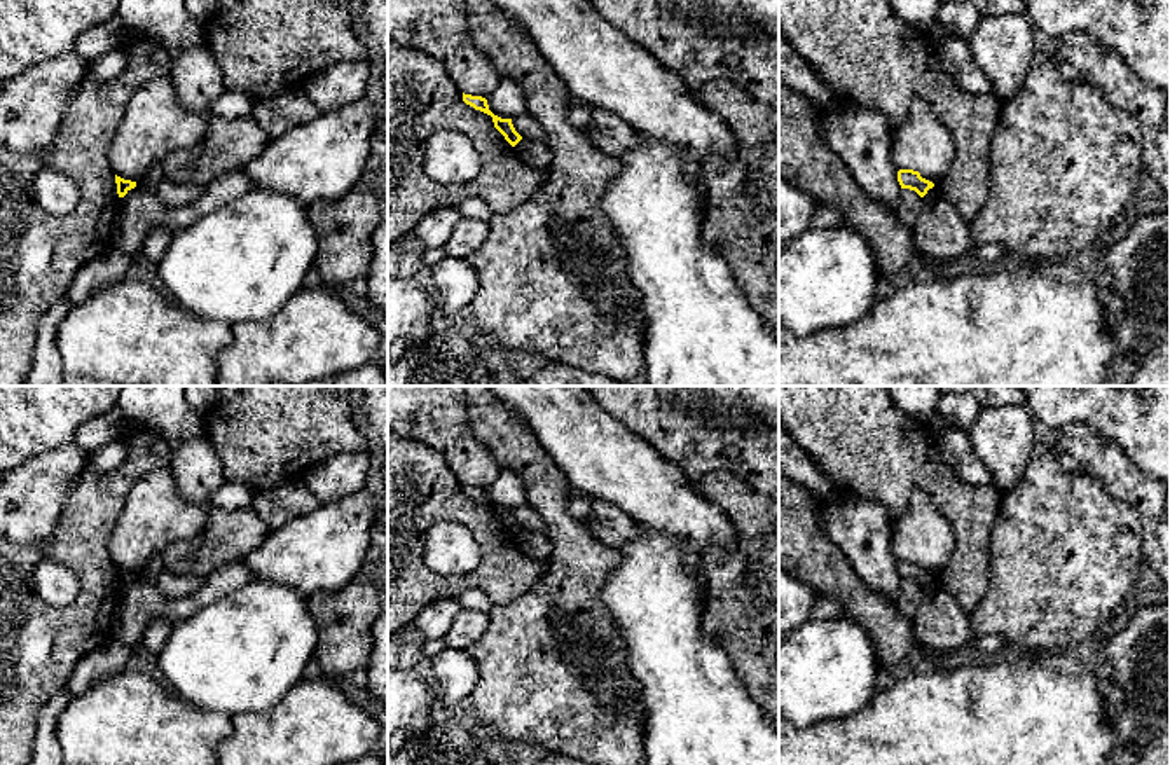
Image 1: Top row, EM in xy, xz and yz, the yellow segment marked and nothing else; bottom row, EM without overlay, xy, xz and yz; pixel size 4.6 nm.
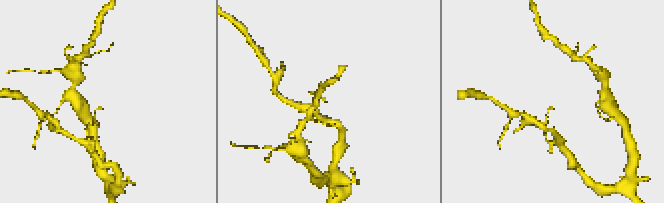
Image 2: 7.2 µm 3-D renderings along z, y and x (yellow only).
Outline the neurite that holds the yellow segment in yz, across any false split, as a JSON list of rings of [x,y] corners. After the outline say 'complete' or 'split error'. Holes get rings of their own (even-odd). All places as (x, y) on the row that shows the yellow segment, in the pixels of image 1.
[[[899,169],[898,182],[901,189],[915,190],[920,197],[924,197],[927,190],[934,187],[933,182],[922,178],[920,173],[913,169]]] | complete

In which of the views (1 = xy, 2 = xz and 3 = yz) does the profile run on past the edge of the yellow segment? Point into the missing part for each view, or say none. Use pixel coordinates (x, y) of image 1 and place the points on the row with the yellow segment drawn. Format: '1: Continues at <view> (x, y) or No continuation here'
1: No continuation here
2: No continuation here
3: No continuation here

